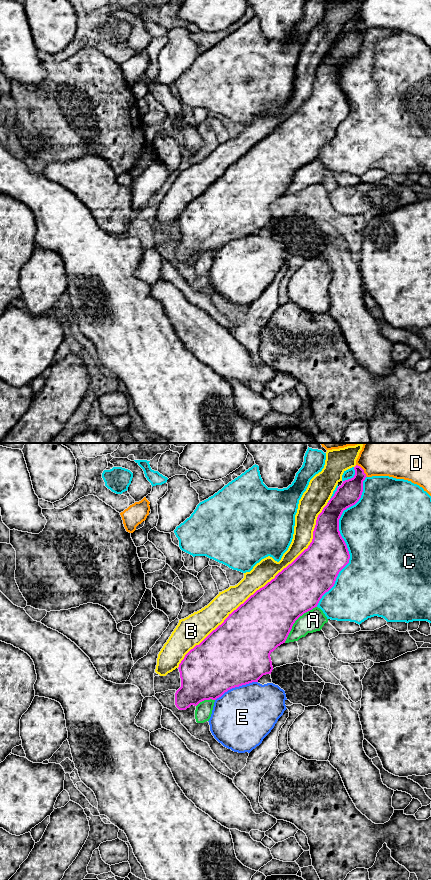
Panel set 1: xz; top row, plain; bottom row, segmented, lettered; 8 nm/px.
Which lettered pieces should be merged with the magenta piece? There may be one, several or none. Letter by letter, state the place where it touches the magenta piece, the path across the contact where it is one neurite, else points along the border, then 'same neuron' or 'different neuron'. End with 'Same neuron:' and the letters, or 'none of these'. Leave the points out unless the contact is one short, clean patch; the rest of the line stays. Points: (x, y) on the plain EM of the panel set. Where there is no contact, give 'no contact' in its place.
A: xz (295, 172) | different neuron
B: xz (262, 139) | same neuron
C: xz (343, 91) | different neuron
D: xz (363, 22) | different neuron
E: xz (236, 238) | different neuron
Same neuron: B

